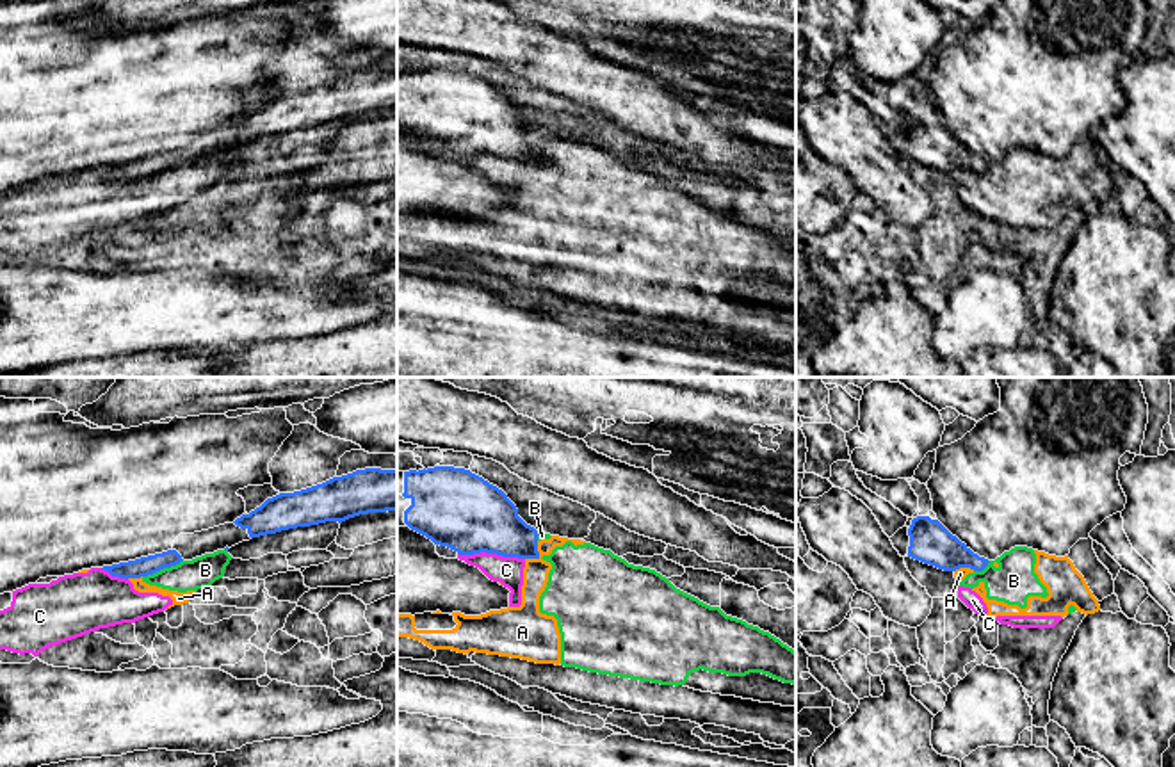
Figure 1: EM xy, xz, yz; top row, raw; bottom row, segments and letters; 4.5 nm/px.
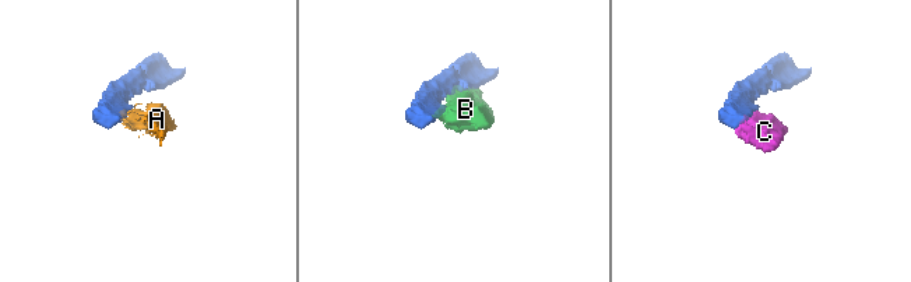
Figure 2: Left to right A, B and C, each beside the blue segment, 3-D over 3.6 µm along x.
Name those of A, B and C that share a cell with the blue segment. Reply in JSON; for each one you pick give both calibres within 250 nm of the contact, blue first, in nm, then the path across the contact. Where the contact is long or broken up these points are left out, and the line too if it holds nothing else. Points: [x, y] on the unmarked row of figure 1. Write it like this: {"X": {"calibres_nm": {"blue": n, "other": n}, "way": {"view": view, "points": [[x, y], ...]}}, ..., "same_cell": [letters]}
{"same_cell": []}

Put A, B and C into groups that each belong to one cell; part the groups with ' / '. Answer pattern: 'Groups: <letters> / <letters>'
Groups: A B C

